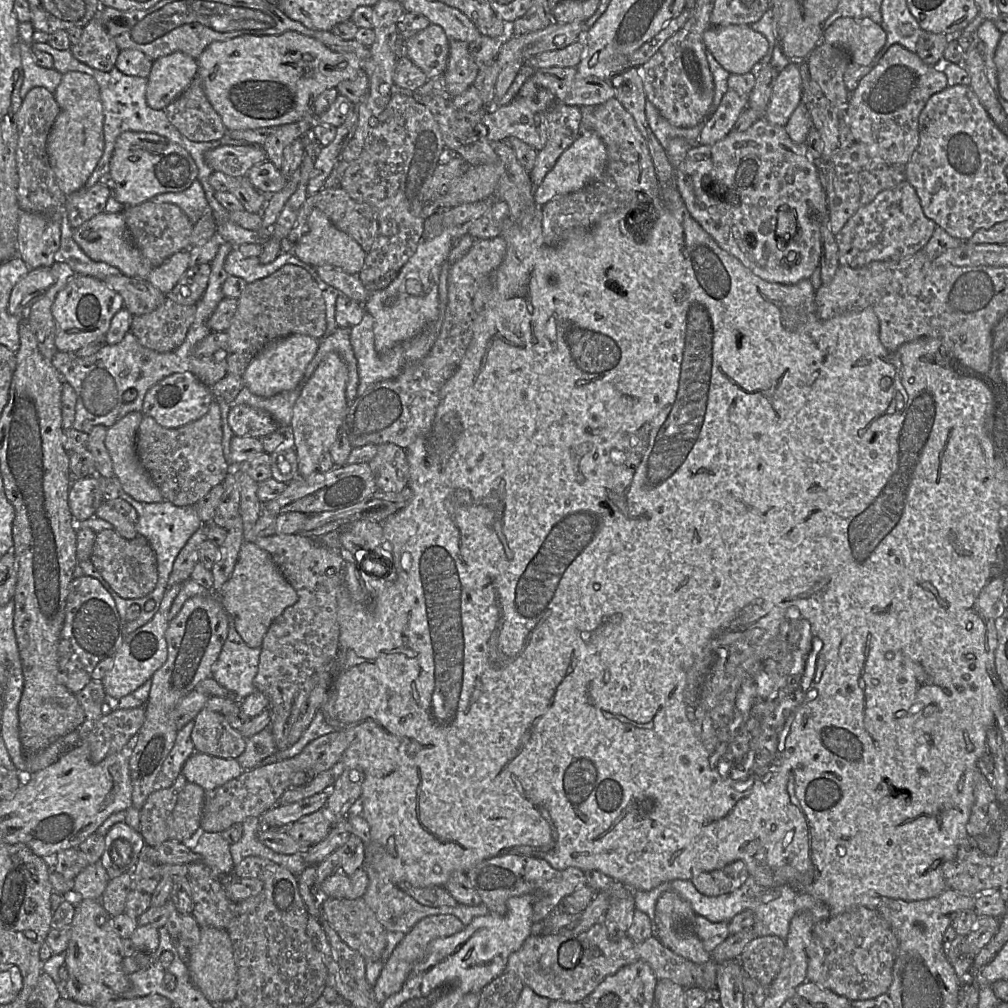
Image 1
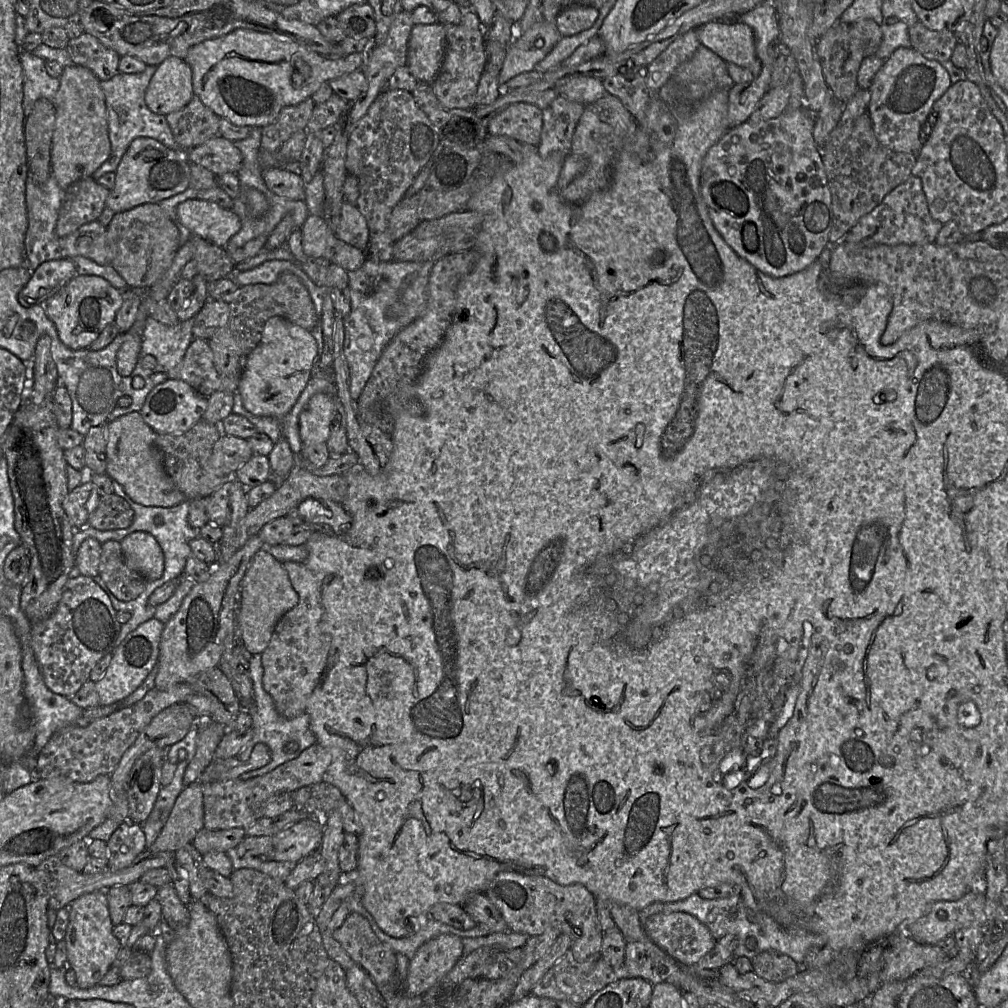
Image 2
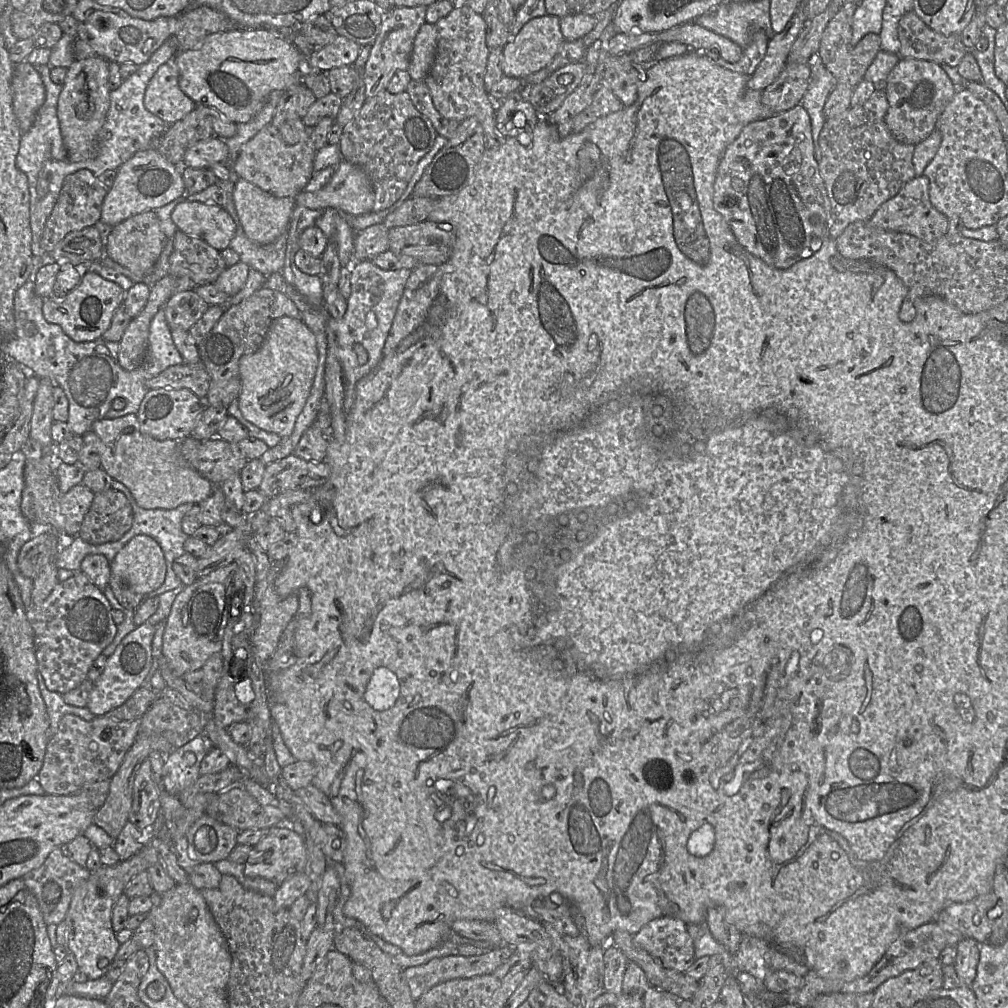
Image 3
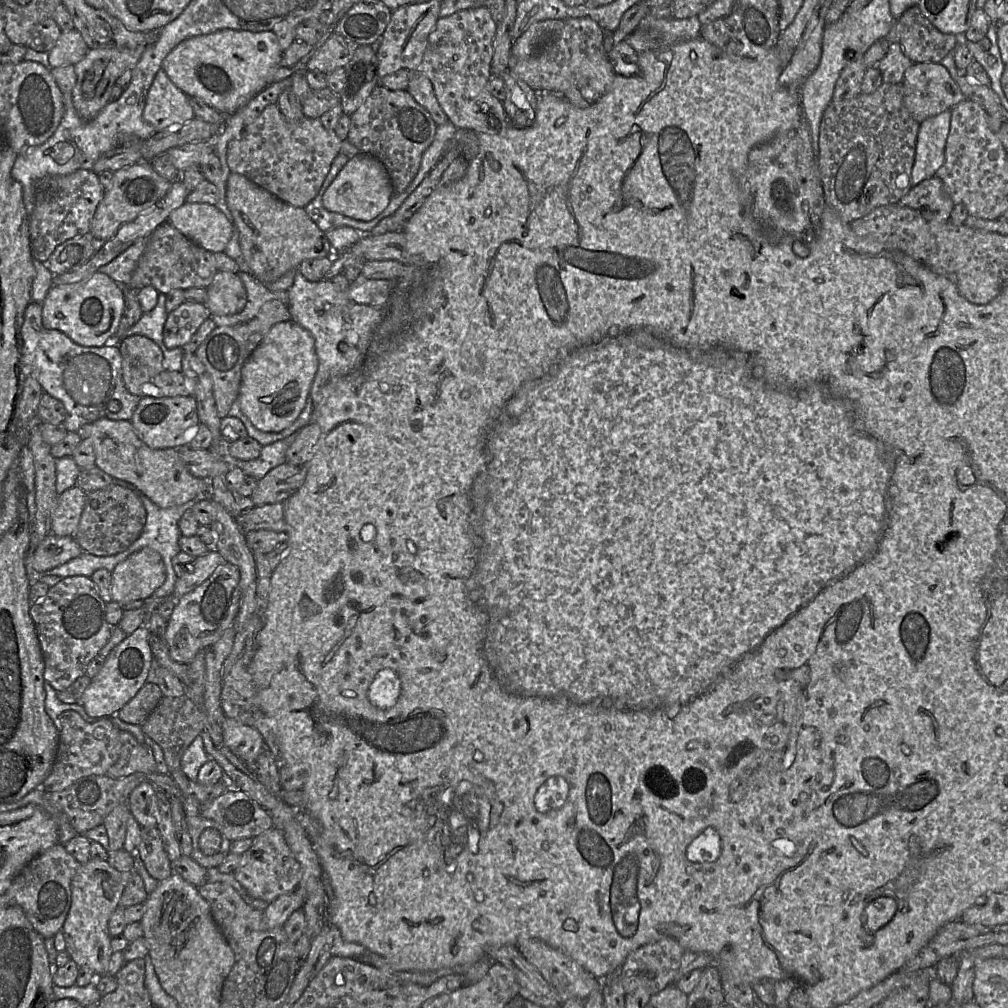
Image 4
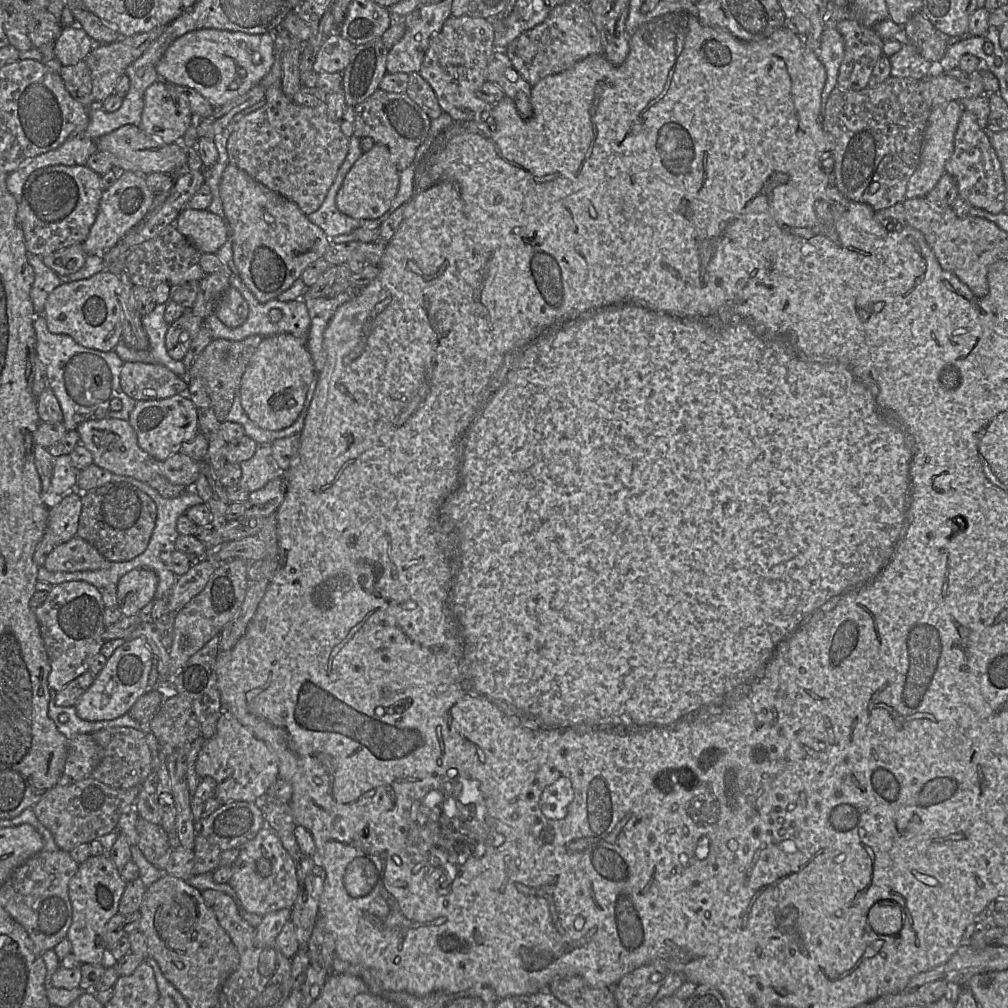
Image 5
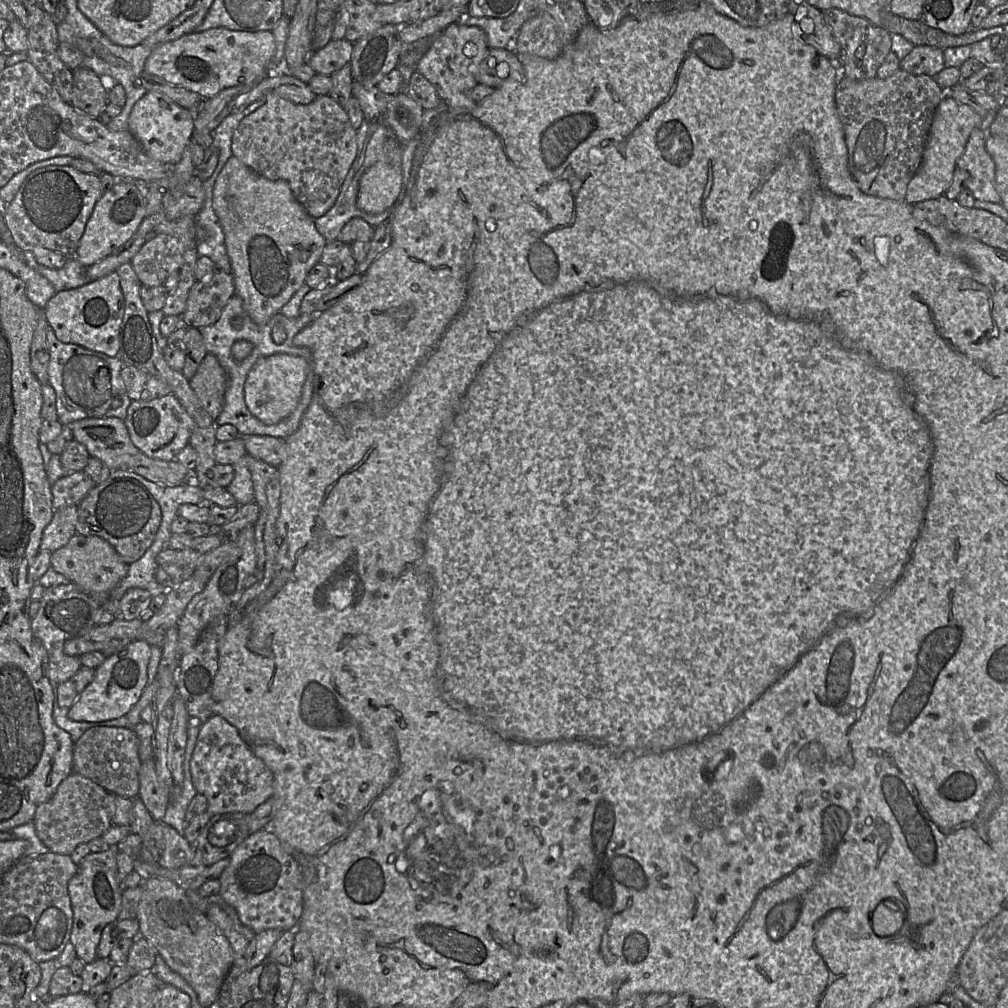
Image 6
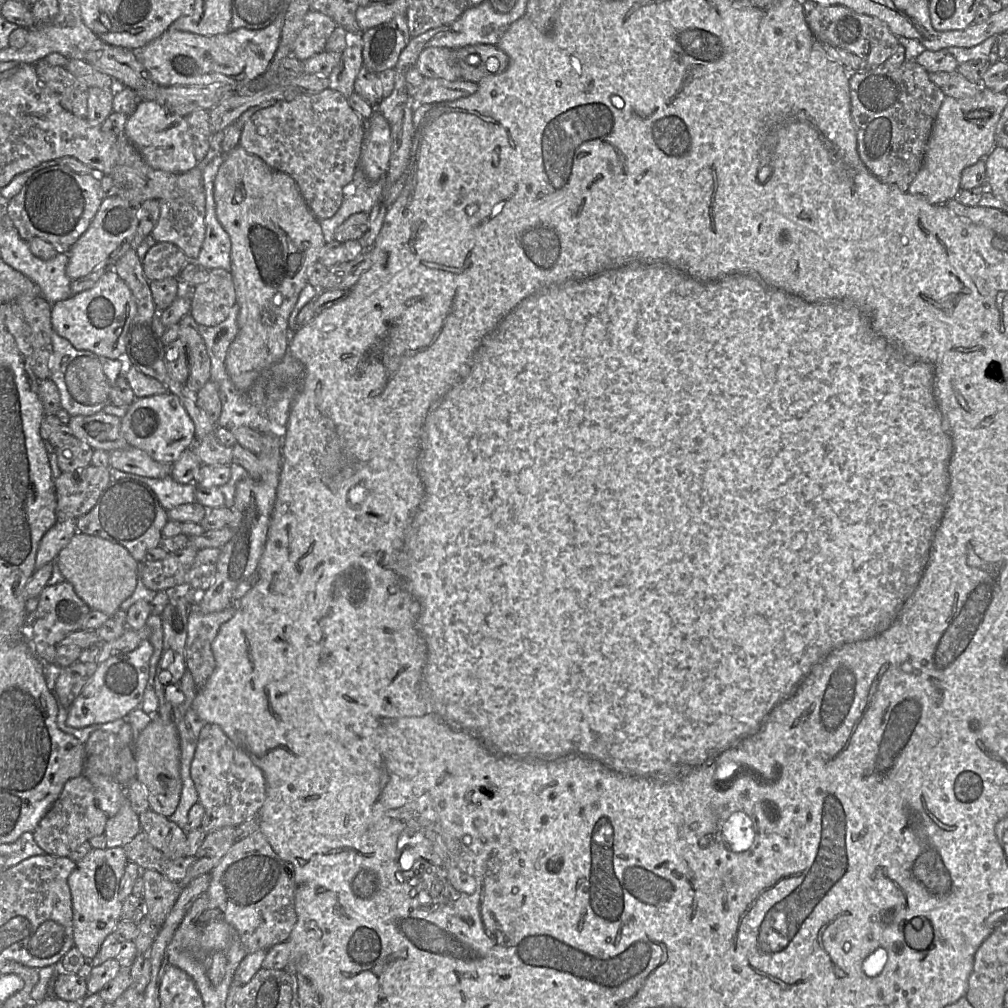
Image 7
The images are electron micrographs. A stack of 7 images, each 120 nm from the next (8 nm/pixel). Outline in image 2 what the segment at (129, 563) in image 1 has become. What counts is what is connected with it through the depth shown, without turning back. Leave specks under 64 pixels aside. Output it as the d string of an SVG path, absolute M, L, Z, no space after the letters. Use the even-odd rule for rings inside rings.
M118 541L101 544L99 575L112 594L123 602L135 600L146 589L147 580L127 566Z

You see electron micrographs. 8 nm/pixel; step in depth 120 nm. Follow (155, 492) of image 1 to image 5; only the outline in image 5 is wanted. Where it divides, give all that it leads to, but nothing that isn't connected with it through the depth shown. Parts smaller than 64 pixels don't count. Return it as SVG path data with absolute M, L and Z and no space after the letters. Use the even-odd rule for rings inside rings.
M105 417L99 420L81 422L77 428L80 443L92 454L93 463L116 475L135 478L157 490L164 498L175 498L188 488L175 485L152 469L152 457L143 451L137 442L137 436L128 420Z

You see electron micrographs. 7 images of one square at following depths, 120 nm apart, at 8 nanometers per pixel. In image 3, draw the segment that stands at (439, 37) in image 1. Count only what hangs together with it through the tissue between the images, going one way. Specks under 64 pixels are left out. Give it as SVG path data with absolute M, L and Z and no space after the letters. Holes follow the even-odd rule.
M424 23L415 39L408 72L413 80L424 80L434 63L438 43L436 24Z

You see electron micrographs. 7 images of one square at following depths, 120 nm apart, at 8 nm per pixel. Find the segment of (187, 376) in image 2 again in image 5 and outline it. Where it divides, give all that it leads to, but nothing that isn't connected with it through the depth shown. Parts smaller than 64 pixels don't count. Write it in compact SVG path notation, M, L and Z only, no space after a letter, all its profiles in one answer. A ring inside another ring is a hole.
M124 362L120 372L124 393L136 401L186 394L186 378L158 363Z

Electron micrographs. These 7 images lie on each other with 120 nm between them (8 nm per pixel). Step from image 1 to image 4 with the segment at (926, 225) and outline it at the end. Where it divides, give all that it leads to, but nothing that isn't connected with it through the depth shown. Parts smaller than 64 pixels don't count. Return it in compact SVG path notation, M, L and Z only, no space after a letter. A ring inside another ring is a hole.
M937 176L913 186L897 203L920 212L928 224L945 224L955 204Z

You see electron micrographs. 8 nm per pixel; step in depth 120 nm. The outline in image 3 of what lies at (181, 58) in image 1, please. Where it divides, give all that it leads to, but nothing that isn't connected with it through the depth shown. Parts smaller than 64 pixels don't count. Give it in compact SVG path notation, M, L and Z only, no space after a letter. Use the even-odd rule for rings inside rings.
M173 63L161 65L149 81L144 106L168 125L182 119L196 103L180 88L178 72Z

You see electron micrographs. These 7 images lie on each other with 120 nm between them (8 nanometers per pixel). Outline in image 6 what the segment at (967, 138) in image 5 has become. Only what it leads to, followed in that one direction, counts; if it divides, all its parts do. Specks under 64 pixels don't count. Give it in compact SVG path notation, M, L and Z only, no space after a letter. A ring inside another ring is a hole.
M980 128L971 131L964 152L956 161L956 167L969 172L966 188L976 200L1001 203L995 187L995 163L985 146L986 135Z

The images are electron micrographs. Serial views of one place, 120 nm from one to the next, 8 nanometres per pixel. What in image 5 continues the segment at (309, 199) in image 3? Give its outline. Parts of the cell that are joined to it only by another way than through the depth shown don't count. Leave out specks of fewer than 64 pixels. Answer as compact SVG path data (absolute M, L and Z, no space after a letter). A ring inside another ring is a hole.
M375 143L373 147L363 153L346 174L342 186L336 195L336 205L340 212L355 219L377 219L390 208L395 198L400 182L400 172L393 161L386 145Z

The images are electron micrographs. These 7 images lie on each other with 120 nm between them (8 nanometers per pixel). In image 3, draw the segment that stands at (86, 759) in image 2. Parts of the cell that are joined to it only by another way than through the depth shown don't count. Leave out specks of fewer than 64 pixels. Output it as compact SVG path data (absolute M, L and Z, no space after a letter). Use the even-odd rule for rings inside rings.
M73 714L63 716L56 734L47 744L43 765L36 779L50 795L72 795L85 784L111 779L133 746L140 723L141 719L121 721L95 717L88 722Z

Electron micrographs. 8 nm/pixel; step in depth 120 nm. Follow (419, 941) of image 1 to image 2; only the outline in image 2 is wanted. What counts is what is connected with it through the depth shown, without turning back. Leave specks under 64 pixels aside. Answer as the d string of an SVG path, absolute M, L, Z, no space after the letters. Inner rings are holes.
M453 934L433 938L416 951L409 960L404 993L423 995L435 986L463 956L462 939Z

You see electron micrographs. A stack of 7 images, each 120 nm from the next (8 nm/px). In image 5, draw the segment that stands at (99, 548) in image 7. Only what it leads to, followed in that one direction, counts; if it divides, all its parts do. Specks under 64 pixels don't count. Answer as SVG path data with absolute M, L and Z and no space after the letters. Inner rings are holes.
M75 536L56 545L46 557L43 566L50 572L76 572L106 569L111 564L95 547Z

